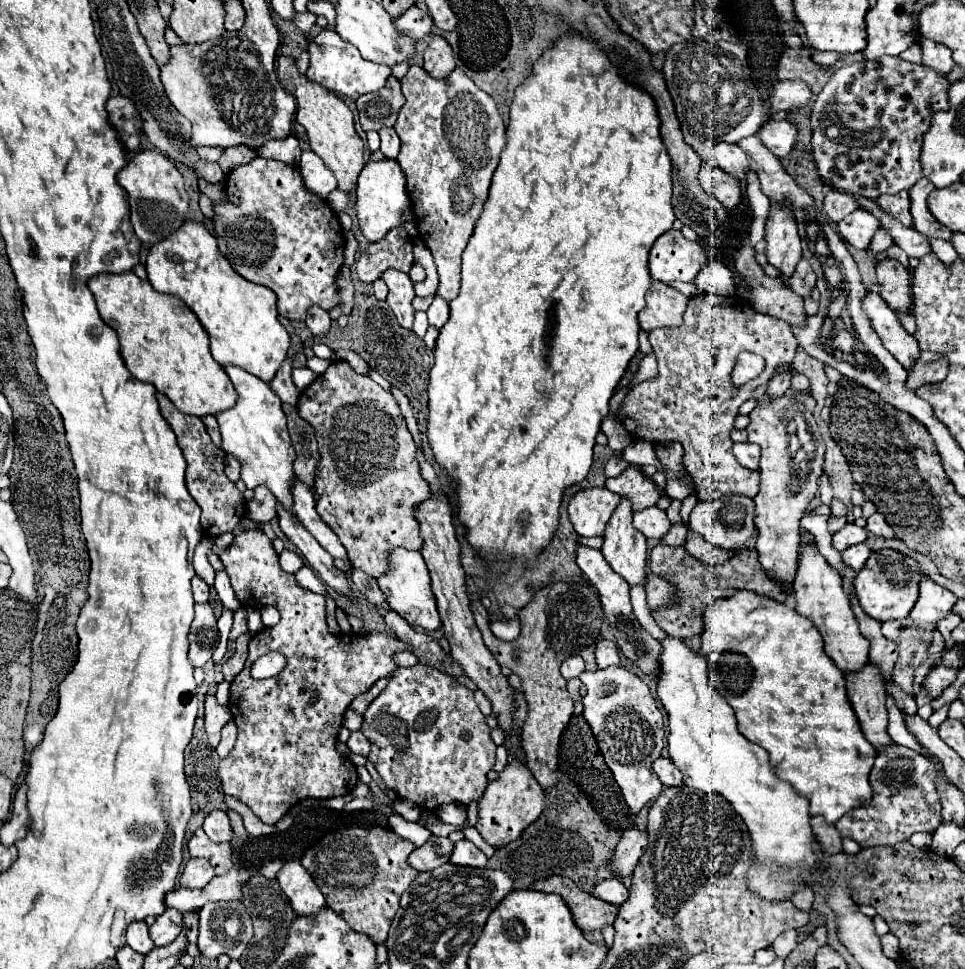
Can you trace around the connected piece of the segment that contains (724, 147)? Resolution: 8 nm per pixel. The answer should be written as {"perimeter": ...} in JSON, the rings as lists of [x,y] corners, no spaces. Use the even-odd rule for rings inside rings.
{"perimeter":[[[714,143],[710,147],[710,155],[718,161],[718,165],[732,173],[736,179],[746,179],[746,171],[748,171],[748,159],[746,153],[734,145],[734,143]]]}

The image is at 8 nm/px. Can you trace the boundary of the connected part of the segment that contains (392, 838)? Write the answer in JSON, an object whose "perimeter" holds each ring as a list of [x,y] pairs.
{"perimeter":[[[344,827],[310,847],[300,861],[326,897],[326,905],[354,931],[368,935],[374,943],[382,943],[386,941],[392,919],[400,907],[400,895],[418,873],[406,863],[412,851],[414,845],[400,839],[390,829]]]}

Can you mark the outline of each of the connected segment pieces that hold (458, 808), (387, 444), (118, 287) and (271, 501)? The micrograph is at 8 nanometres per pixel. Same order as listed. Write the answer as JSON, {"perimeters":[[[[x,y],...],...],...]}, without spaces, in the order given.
{"perimeters":[[[[448,803],[448,805],[440,805],[438,809],[438,815],[444,823],[450,823],[450,825],[464,825],[466,823],[466,807],[464,805],[458,805],[458,803]]],[[[334,361],[308,389],[302,391],[298,413],[316,429],[318,439],[320,463],[316,473],[316,509],[320,509],[320,517],[336,529],[336,535],[348,549],[352,565],[370,577],[378,577],[386,569],[390,549],[398,545],[406,549],[420,549],[422,539],[414,519],[414,509],[430,495],[430,487],[420,475],[416,445],[394,397],[368,375],[358,375],[346,361]]],[[[120,273],[120,275],[96,275],[88,281],[90,291],[96,297],[98,311],[102,319],[112,325],[120,337],[120,351],[126,361],[126,367],[130,373],[144,381],[154,385],[160,393],[170,397],[170,401],[180,409],[184,415],[194,415],[194,417],[206,417],[206,415],[218,415],[220,411],[232,409],[236,405],[238,393],[226,375],[224,367],[216,363],[216,359],[210,353],[210,339],[198,317],[180,301],[178,297],[172,295],[162,295],[152,289],[150,281],[138,279],[134,273]]],[[[254,489],[254,499],[248,503],[248,517],[256,523],[268,523],[276,517],[276,499],[268,493],[268,489]]]]}

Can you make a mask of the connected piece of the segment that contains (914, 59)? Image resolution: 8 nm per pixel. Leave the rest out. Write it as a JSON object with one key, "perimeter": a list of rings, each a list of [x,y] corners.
{"perimeter":[[[912,43],[904,53],[900,53],[900,57],[904,61],[910,61],[910,63],[920,63],[922,61],[922,49],[918,43]]]}

